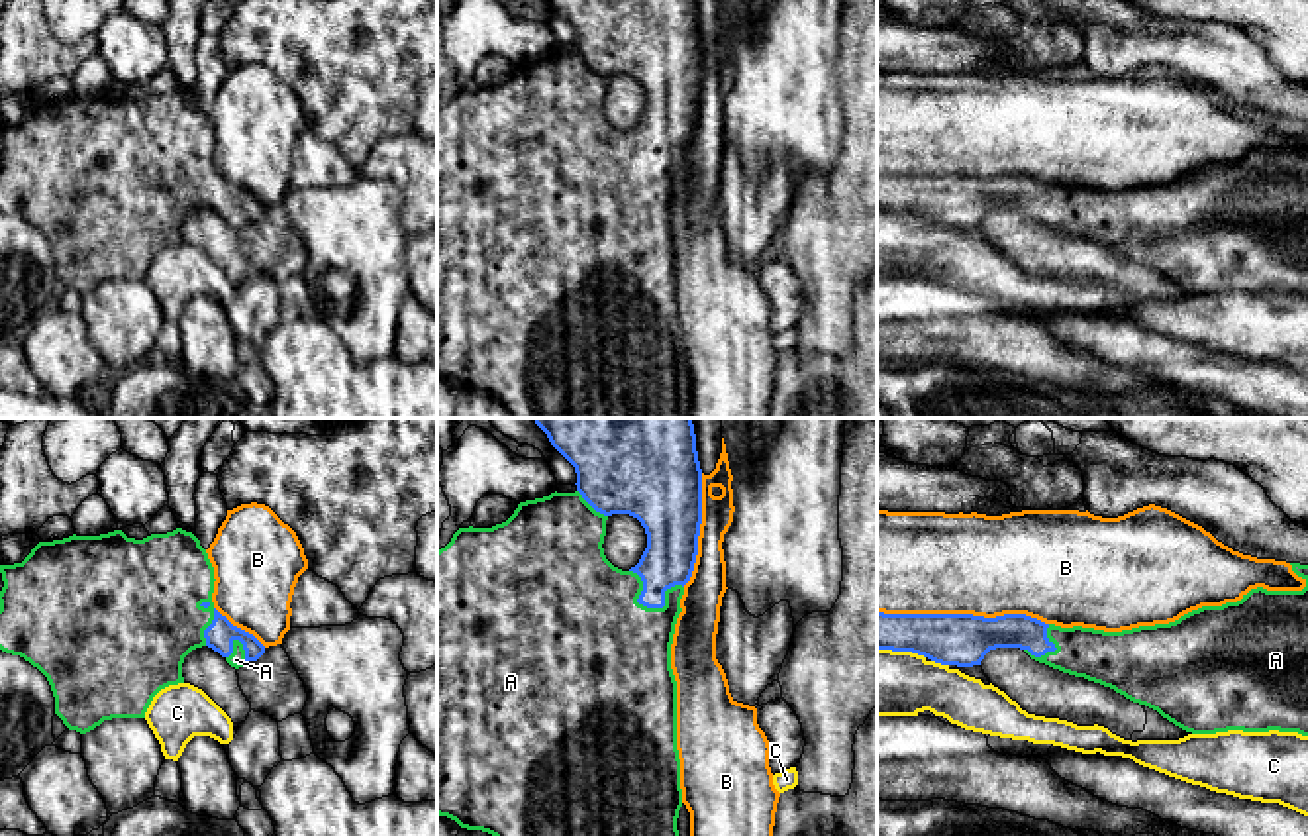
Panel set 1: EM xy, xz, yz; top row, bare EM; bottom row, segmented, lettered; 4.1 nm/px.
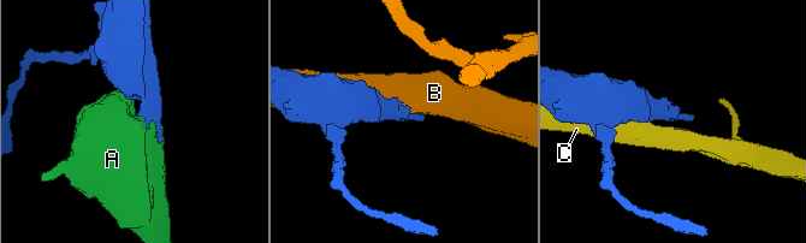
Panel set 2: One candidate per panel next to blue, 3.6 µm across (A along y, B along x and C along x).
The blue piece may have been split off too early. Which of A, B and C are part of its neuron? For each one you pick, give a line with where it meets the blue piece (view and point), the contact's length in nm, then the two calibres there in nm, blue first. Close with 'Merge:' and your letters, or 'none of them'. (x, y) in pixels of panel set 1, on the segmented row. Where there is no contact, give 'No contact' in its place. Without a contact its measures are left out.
A: Touches blue at xz (650, 607). Shared border 240 nm. Thickness 220 nm (blue) against 480 nm
Merge: A

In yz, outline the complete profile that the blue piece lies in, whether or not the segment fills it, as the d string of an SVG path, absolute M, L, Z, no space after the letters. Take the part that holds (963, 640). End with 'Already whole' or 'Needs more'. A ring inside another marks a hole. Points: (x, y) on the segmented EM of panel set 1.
M1290 565L1306 581L1302 591L1257 587L1237 602L1202 606L1169 624L1122 632L1061 628L1026 614L877 612L877 650L973 667L990 650L1020 648L1039 663L1110 687L1192 734L1279 730L1308 736L1308 565Z. Needs more

